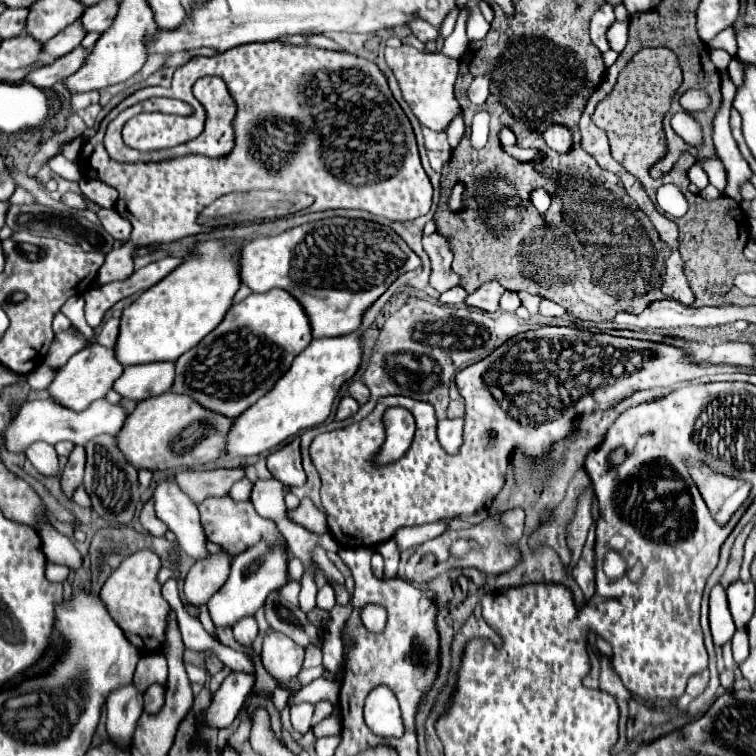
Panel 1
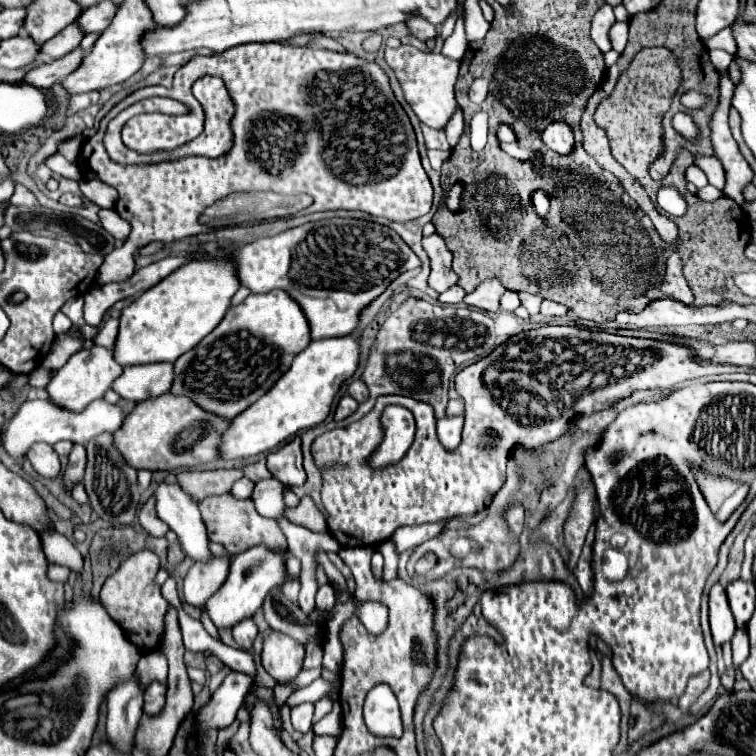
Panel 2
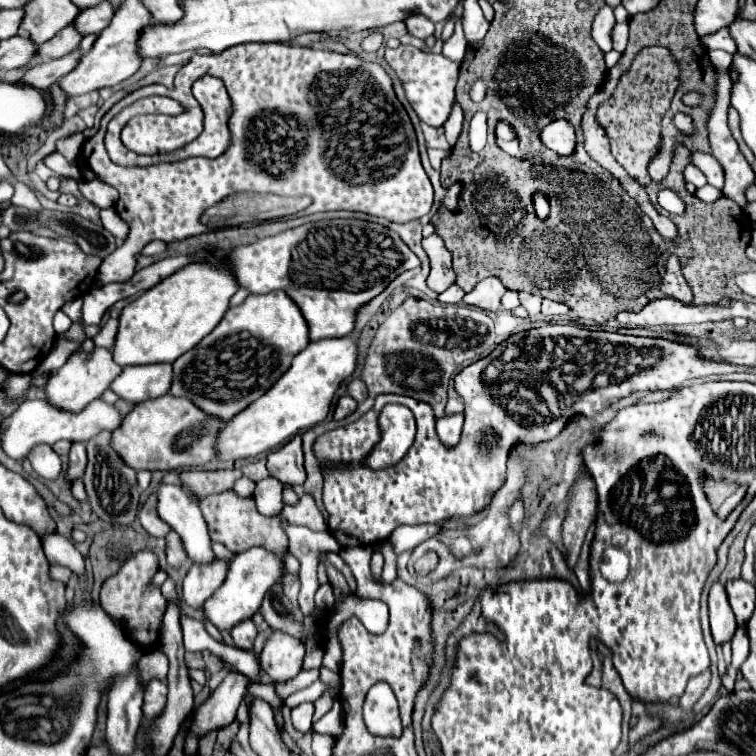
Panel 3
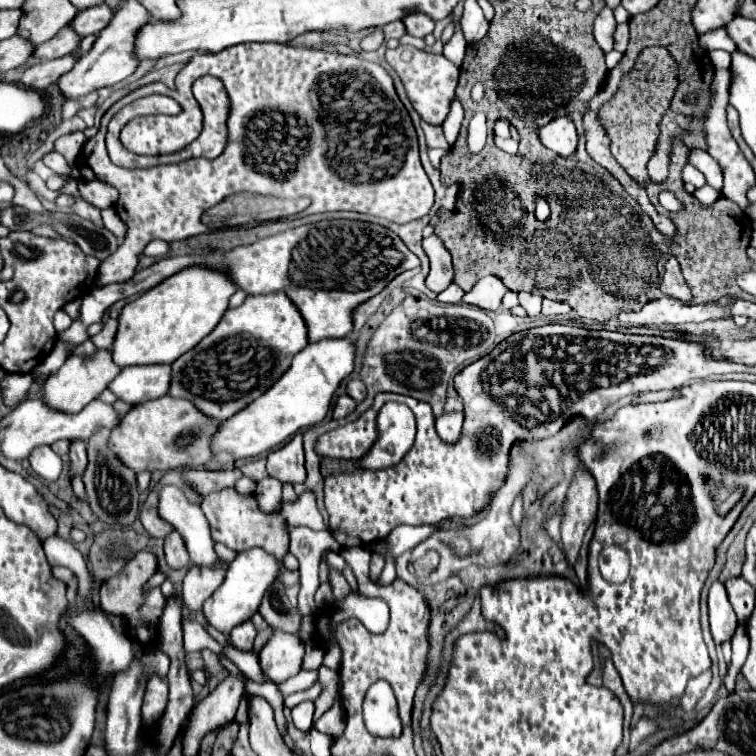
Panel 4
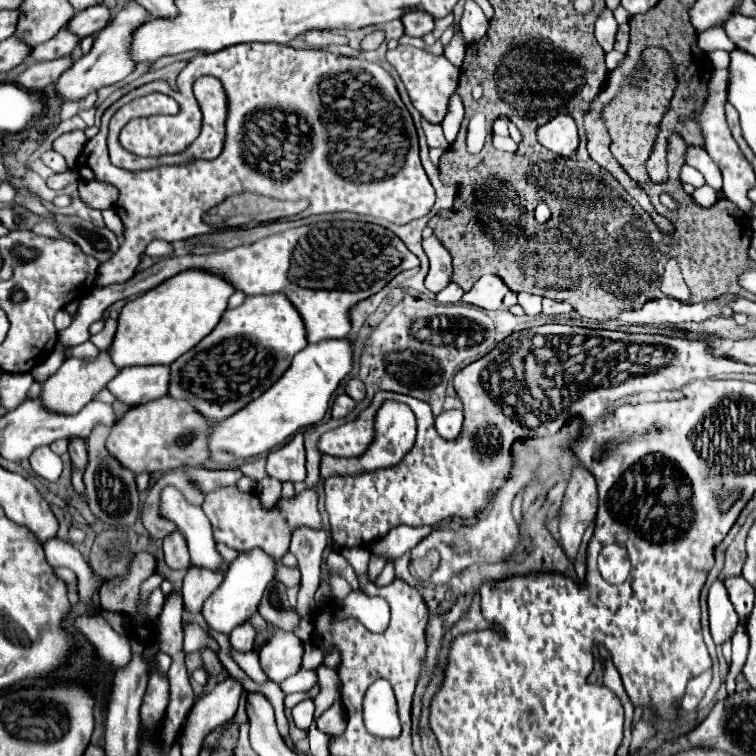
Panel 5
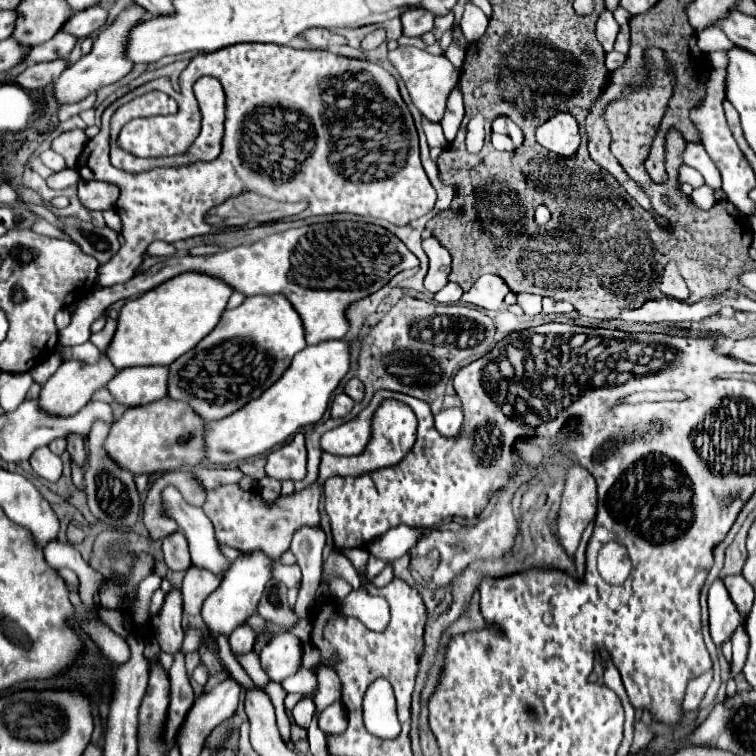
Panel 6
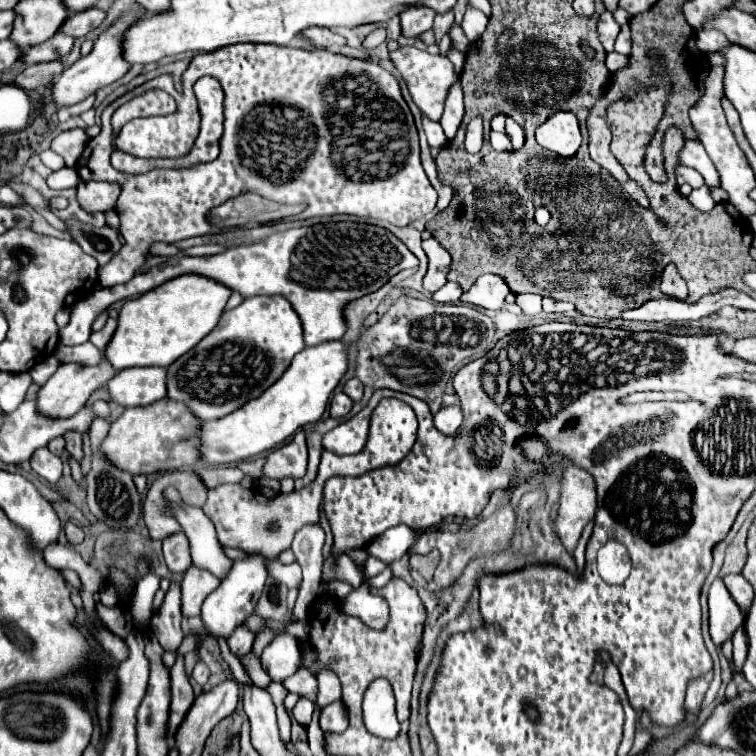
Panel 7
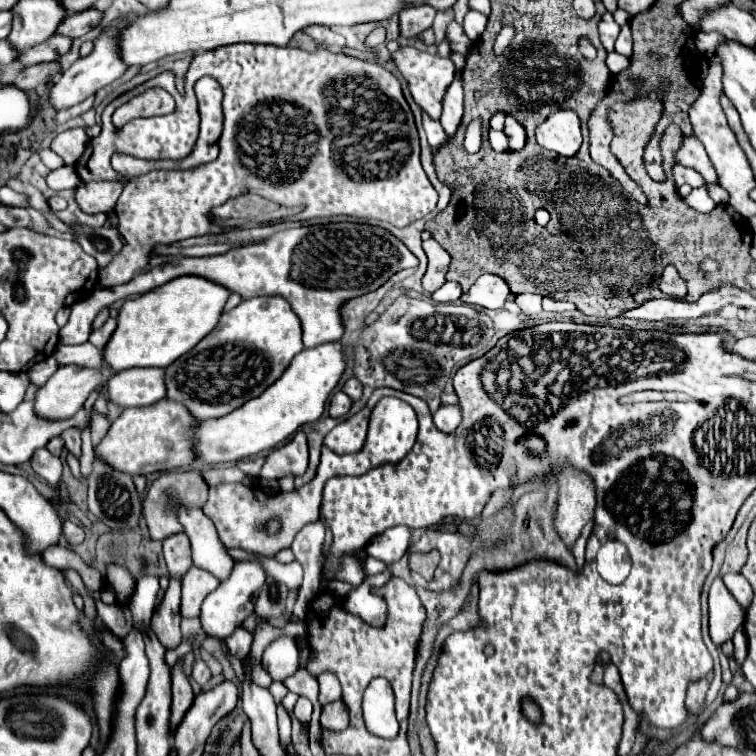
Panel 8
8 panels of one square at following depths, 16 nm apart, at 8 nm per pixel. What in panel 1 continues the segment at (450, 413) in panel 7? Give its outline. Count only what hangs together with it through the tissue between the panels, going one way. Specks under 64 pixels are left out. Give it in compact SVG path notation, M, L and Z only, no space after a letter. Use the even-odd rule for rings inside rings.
M444 418L438 420L438 440L448 450L448 454L454 454L462 444L462 418Z

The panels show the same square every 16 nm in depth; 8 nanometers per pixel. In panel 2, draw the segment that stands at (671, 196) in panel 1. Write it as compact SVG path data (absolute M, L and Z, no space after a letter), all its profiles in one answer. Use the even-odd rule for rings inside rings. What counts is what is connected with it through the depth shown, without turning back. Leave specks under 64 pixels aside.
M662 188L658 192L658 206L666 210L670 216L682 216L686 212L686 202L674 188Z

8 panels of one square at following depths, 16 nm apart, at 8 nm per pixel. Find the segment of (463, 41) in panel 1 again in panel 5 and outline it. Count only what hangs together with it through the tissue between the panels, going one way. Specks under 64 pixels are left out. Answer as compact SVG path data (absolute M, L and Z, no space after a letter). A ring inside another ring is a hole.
M456 36L456 38L452 38L452 42L448 44L448 48L444 50L444 56L450 58L456 68L460 68L460 66L462 66L462 60L464 60L464 44L460 44L460 42L462 42L462 40L458 40L458 36Z

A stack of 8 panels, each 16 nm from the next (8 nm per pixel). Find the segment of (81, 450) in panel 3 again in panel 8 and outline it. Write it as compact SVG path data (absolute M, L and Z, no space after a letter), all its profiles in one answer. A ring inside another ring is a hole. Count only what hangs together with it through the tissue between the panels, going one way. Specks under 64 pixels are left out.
M68 428L68 432L64 432L64 436L60 436L66 444L66 450L80 456L80 430L78 428Z

